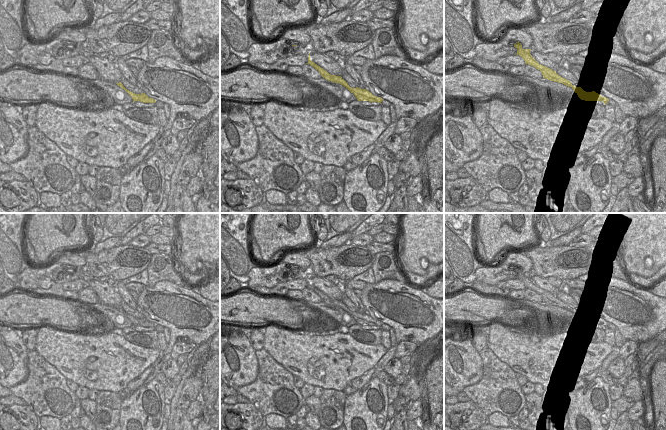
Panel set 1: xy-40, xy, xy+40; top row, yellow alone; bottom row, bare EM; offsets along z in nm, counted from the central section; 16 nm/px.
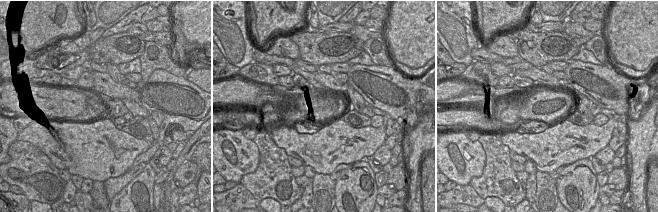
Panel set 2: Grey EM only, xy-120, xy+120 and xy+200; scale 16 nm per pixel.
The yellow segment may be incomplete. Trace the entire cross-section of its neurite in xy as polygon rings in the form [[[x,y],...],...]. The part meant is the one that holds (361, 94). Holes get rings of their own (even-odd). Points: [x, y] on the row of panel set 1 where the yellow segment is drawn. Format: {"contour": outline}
{"contour": [[[310,53],[308,56],[308,62],[306,64],[310,64],[313,66],[316,70],[319,71],[321,76],[325,78],[328,81],[334,82],[334,83],[339,83],[346,87],[351,93],[355,95],[358,101],[369,101],[369,102],[378,102],[381,103],[384,99],[381,97],[374,96],[371,92],[369,92],[367,89],[361,89],[361,88],[352,88],[348,85],[348,83],[341,77],[341,76],[336,76],[336,75],[331,75],[329,74],[326,70],[315,64],[314,62],[311,61],[310,59]]]}

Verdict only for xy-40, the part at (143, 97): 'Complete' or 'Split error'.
Complete.

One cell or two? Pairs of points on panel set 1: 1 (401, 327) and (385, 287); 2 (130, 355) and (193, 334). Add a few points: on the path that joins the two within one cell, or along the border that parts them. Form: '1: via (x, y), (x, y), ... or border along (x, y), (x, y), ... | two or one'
1: via (386, 317), (368, 300), (366, 295), (370, 289) | one
2: border along (161, 352), (150, 365) | two

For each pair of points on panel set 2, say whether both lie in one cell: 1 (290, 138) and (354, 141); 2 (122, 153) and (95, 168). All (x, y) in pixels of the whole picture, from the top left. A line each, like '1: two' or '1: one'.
1: one
2: one

